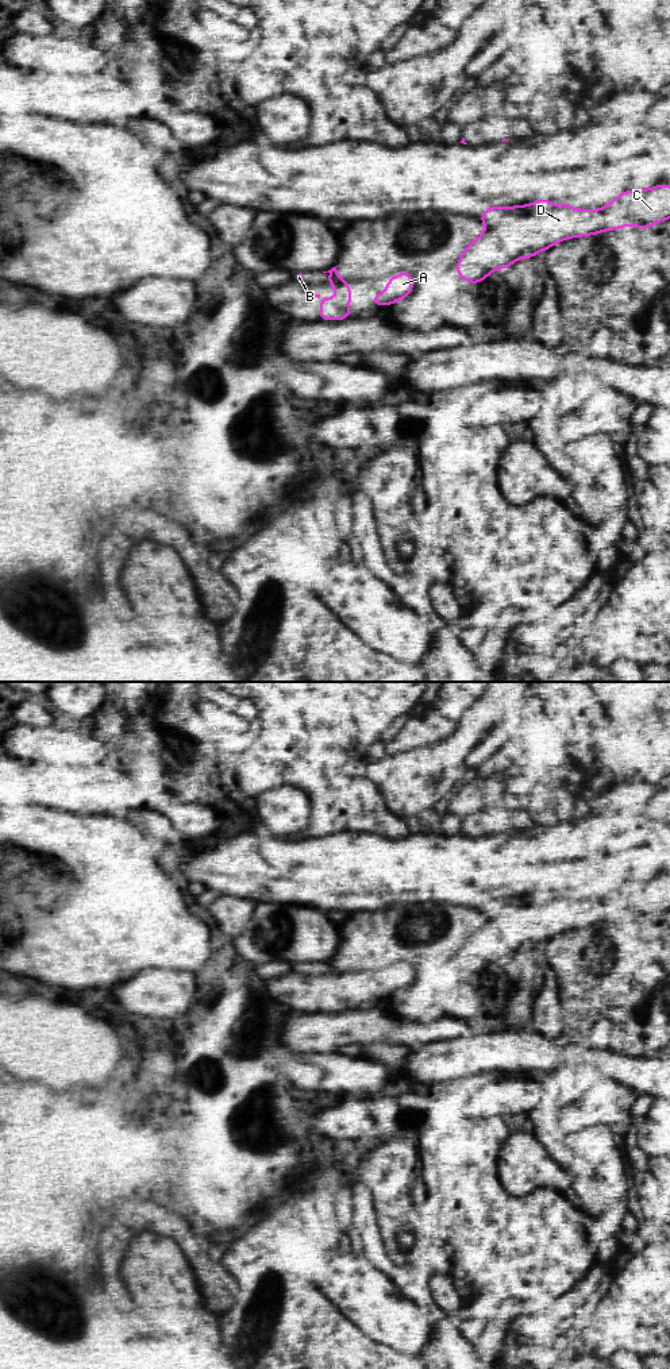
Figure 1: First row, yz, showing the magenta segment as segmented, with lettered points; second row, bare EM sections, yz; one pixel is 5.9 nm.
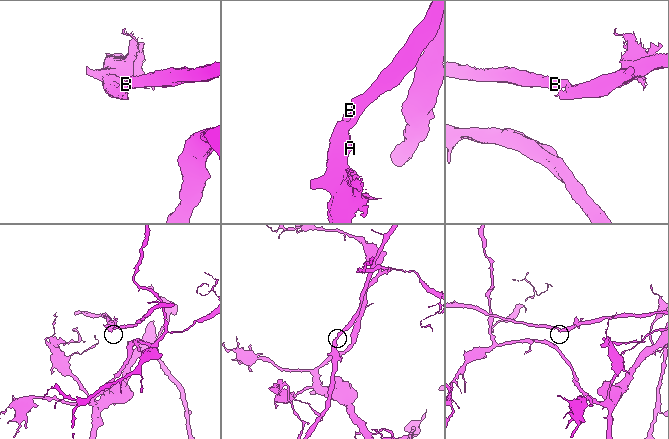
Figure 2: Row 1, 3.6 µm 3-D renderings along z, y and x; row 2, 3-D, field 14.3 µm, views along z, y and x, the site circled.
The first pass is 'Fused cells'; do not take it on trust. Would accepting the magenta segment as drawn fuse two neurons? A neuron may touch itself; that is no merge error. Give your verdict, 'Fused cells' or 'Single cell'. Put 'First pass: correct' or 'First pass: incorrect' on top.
First pass: incorrect
Single cell

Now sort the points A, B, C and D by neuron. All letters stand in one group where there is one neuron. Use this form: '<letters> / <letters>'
A B C D

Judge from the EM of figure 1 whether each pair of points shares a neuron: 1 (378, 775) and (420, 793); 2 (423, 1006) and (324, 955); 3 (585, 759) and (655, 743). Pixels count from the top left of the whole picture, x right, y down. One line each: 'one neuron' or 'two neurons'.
1: one neuron
2: two neurons
3: one neuron

